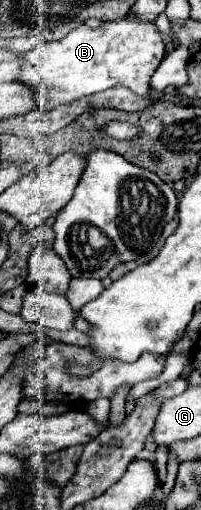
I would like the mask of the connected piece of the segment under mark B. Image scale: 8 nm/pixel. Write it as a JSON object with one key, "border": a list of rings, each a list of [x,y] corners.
{"border":[[[125,16],[121,20],[103,22],[97,28],[81,24],[69,36],[59,42],[45,42],[31,52],[23,54],[23,72],[19,82],[29,82],[33,88],[45,86],[51,94],[39,100],[49,108],[65,102],[109,90],[113,86],[127,86],[137,94],[149,92],[149,80],[161,60],[167,54],[165,42],[159,38],[159,30],[153,22]]]}

